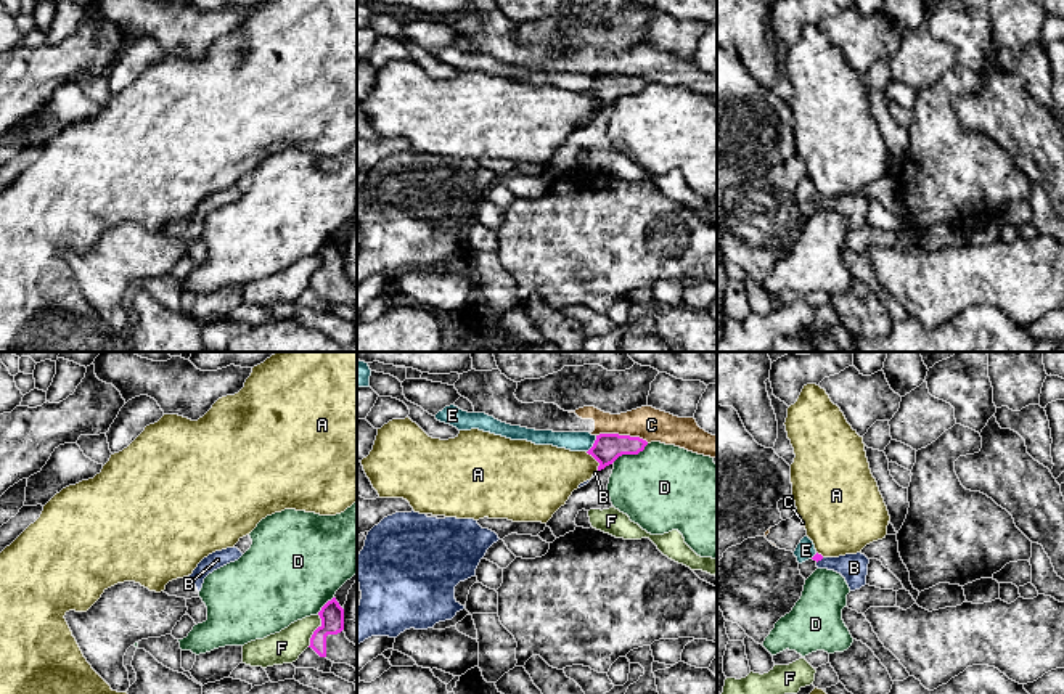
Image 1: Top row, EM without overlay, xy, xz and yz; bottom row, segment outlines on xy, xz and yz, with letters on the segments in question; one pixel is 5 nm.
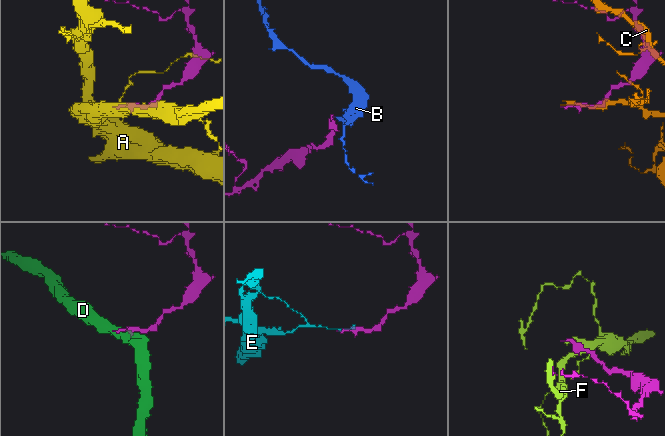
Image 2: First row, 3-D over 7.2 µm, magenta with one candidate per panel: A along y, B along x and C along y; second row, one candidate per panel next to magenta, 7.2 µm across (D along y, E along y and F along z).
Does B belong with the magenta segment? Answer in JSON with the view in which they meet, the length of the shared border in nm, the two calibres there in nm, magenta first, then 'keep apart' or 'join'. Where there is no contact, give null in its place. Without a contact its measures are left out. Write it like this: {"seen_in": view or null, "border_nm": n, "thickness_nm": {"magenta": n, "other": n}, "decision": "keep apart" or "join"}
{"seen_in": "yz", "border_nm": 50, "thickness_nm": {"magenta": 40, "other": 140}, "decision": "join"}

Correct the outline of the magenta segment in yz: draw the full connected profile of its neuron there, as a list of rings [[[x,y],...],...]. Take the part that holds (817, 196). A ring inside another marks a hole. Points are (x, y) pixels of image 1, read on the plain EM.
[[[816,193],[812,199],[816,202],[818,209],[828,209],[841,214],[850,231],[860,230],[866,225],[870,199],[861,193],[839,198],[823,198]]]

